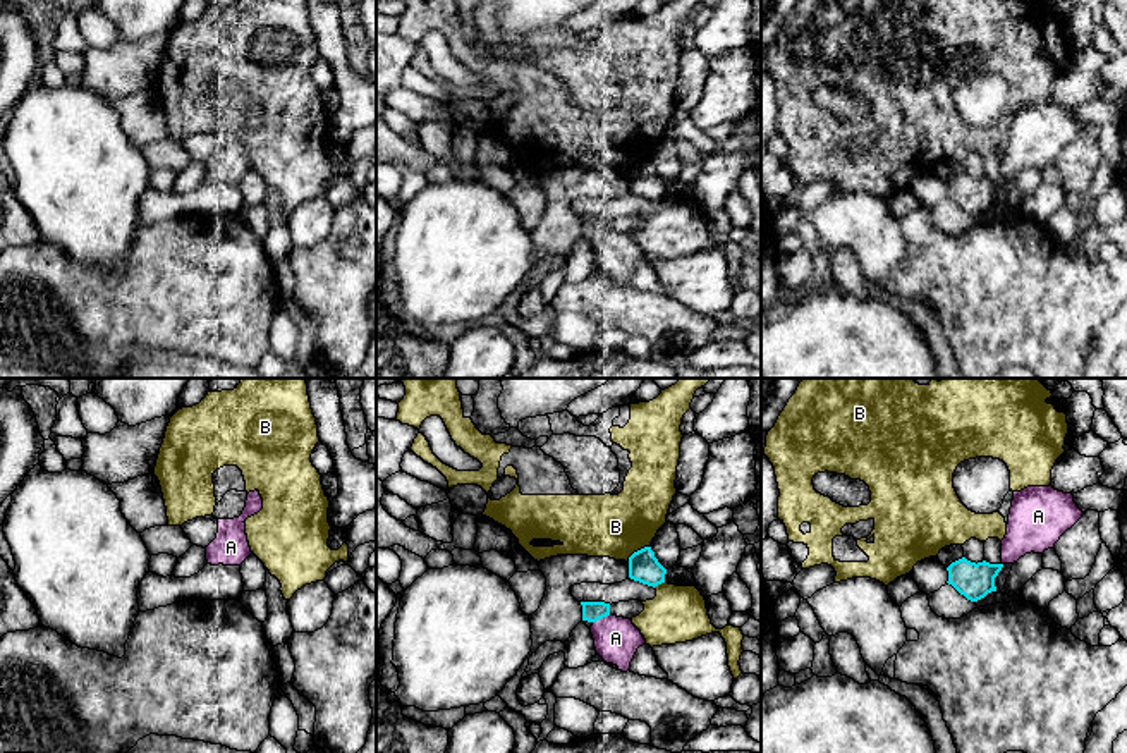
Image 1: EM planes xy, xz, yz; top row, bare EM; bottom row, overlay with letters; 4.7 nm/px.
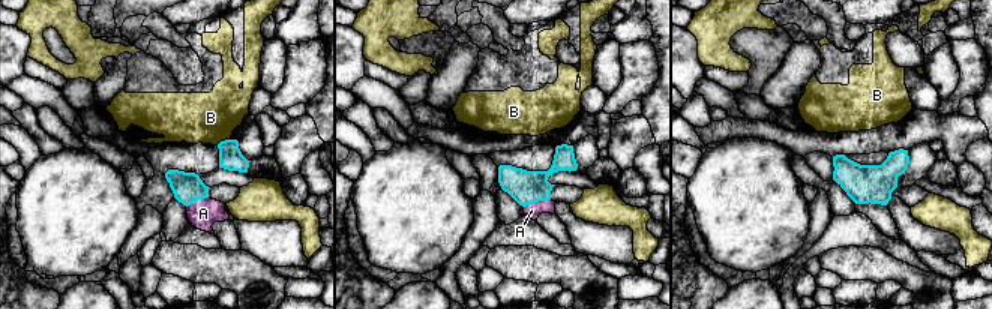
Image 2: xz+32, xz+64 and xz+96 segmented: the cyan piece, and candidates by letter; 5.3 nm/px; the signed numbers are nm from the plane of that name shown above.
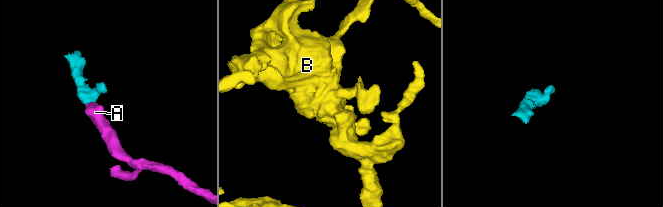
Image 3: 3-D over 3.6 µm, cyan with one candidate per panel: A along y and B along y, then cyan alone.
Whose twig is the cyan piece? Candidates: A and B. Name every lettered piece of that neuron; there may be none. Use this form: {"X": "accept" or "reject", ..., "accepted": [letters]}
{"A": "accept", "B": "reject", "accepted": ["A"]}

